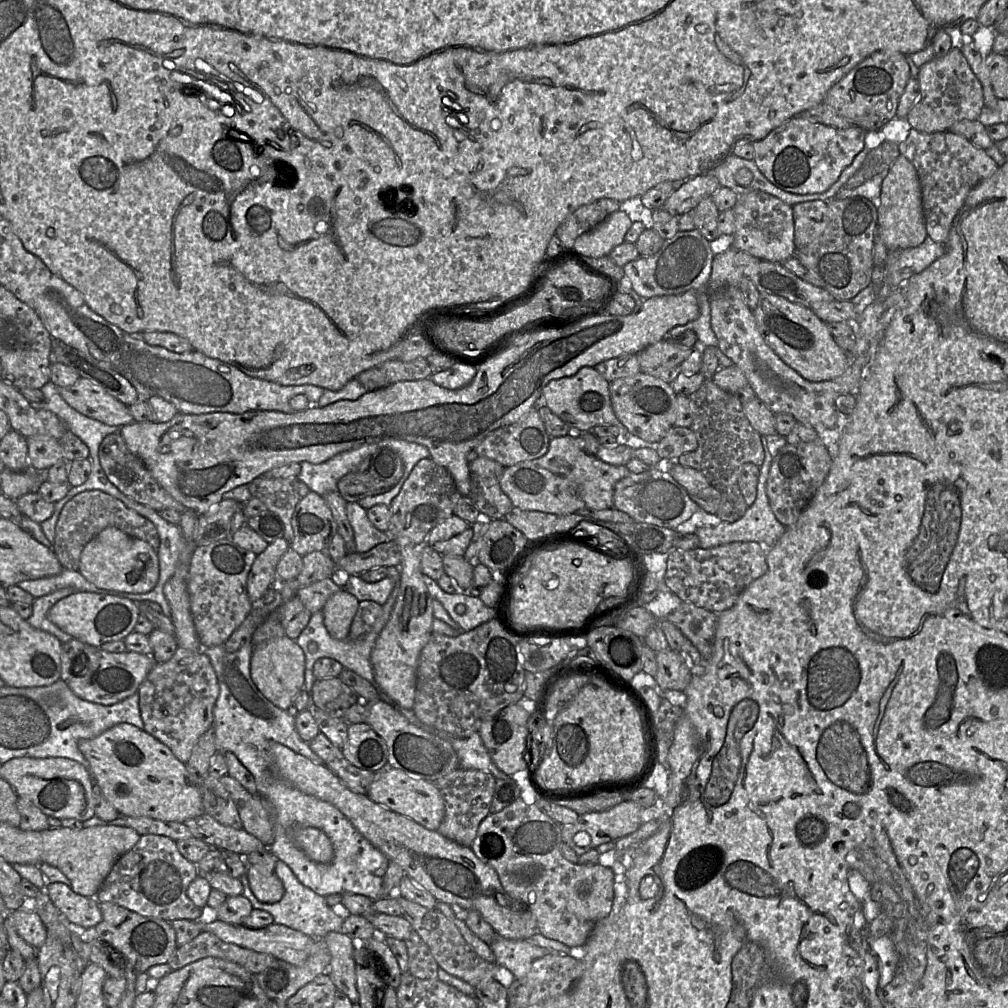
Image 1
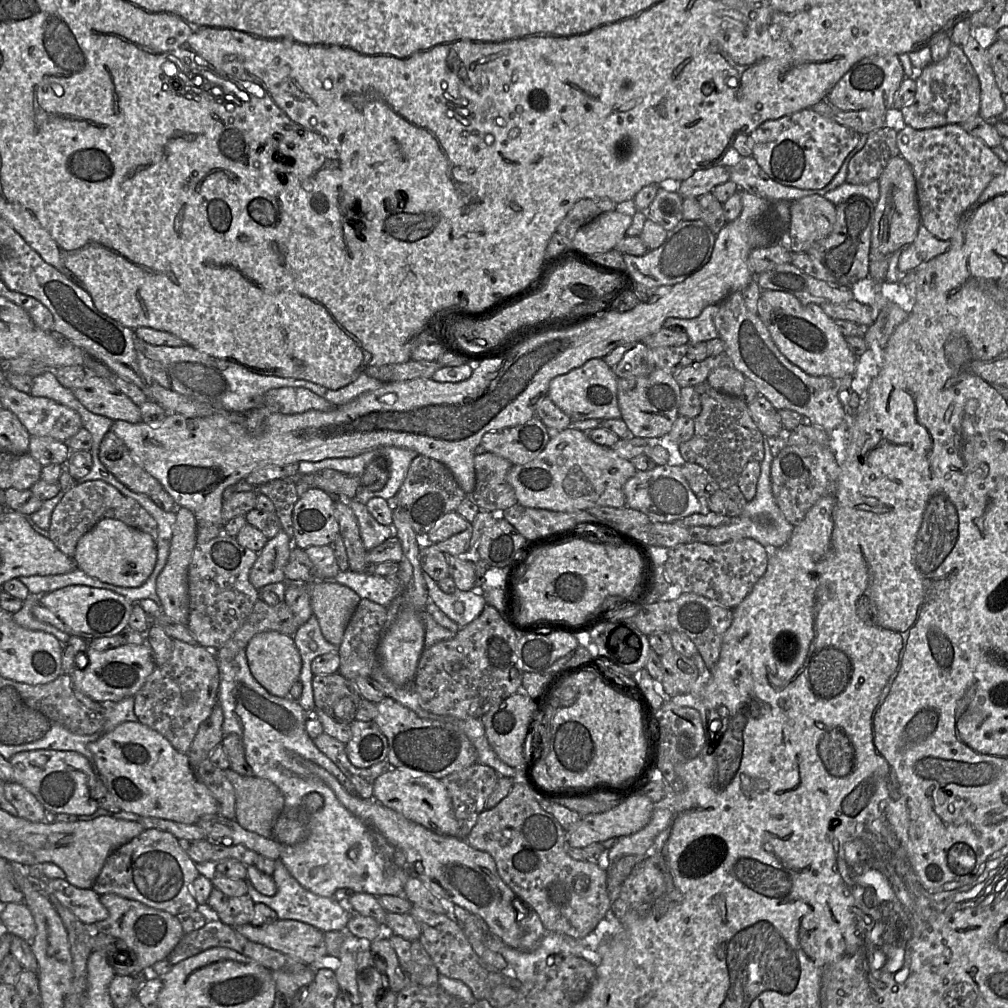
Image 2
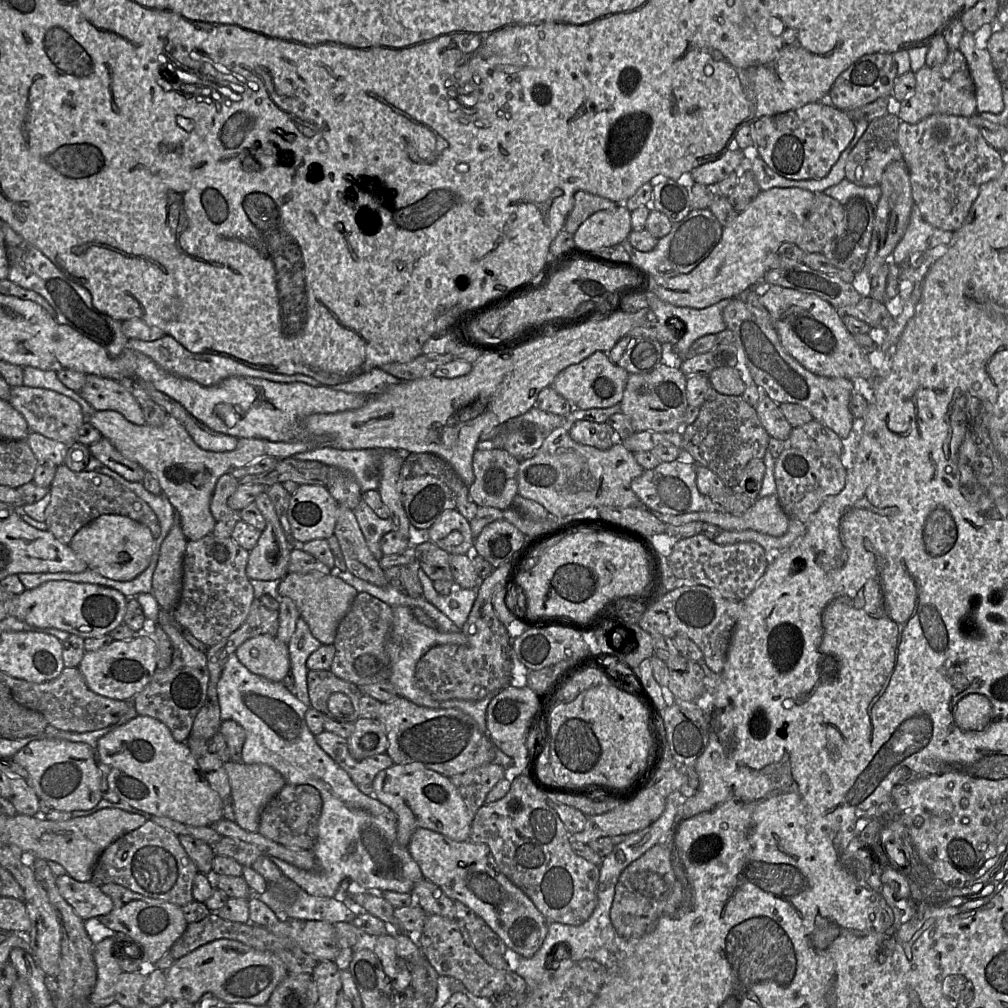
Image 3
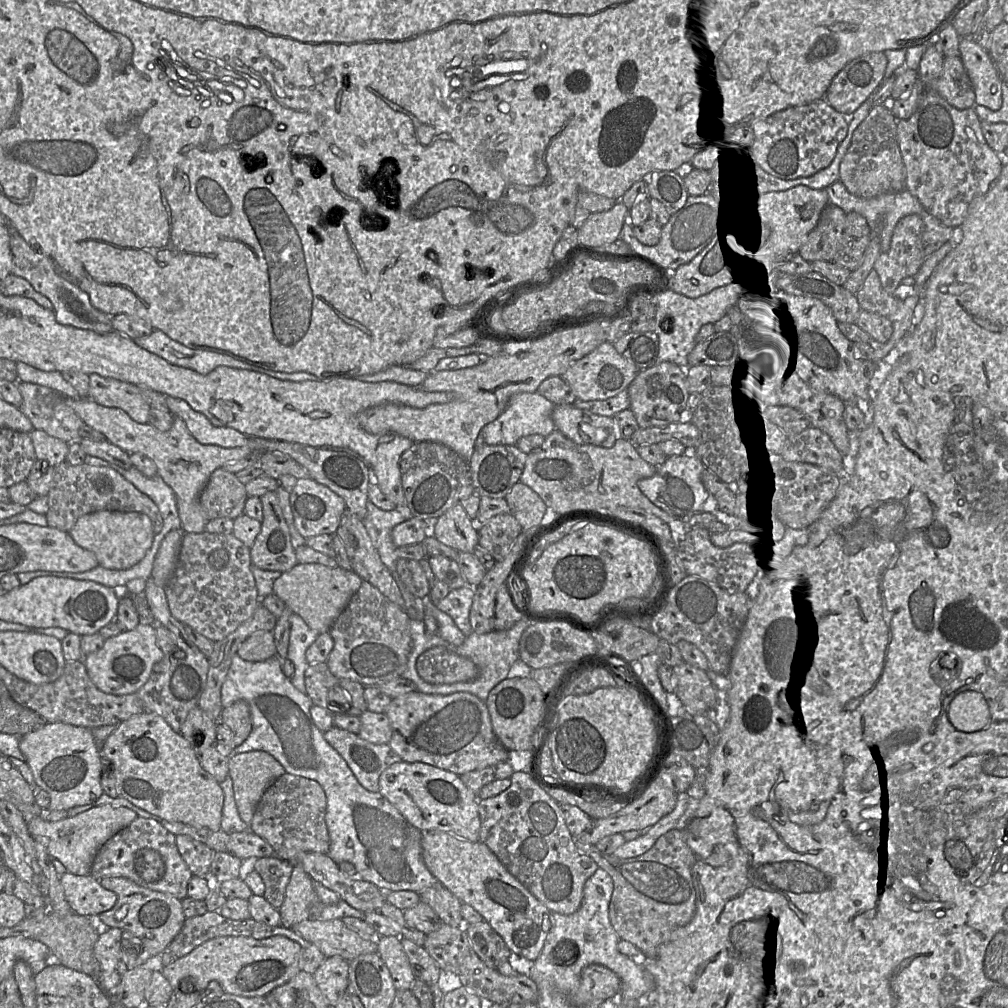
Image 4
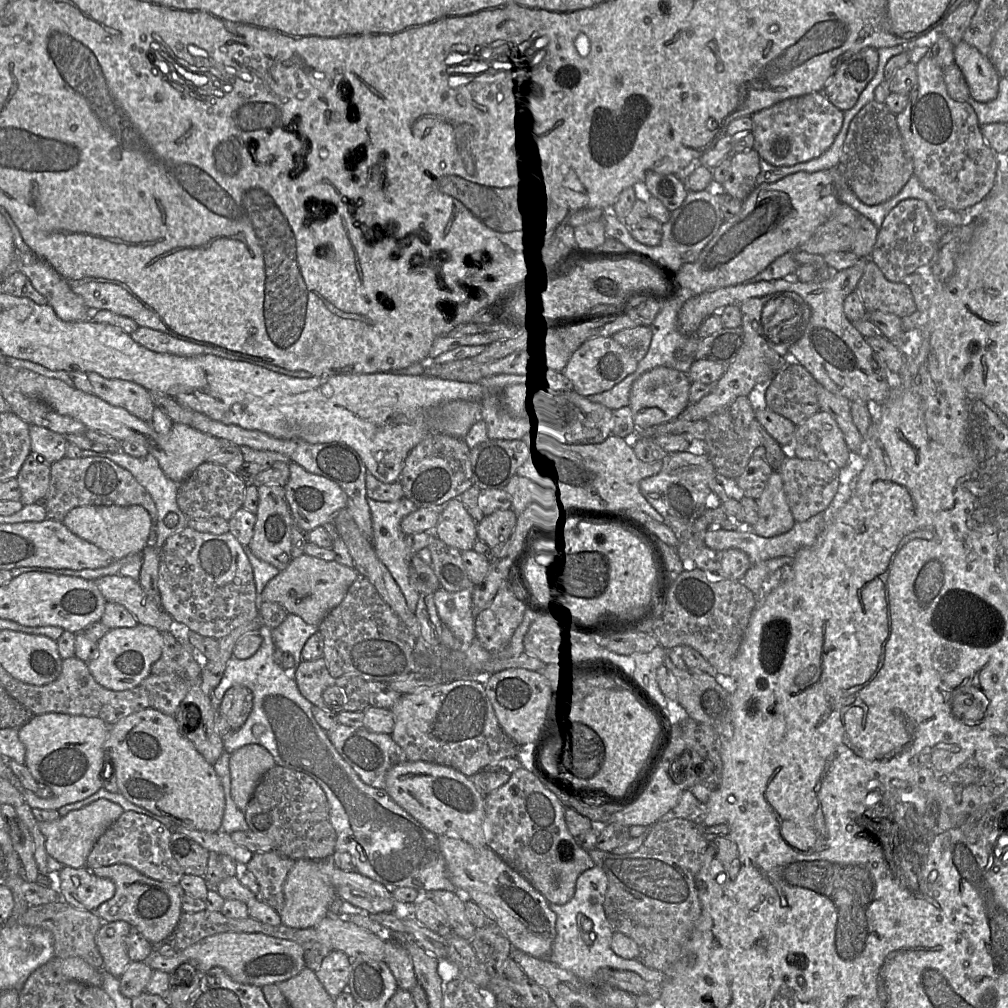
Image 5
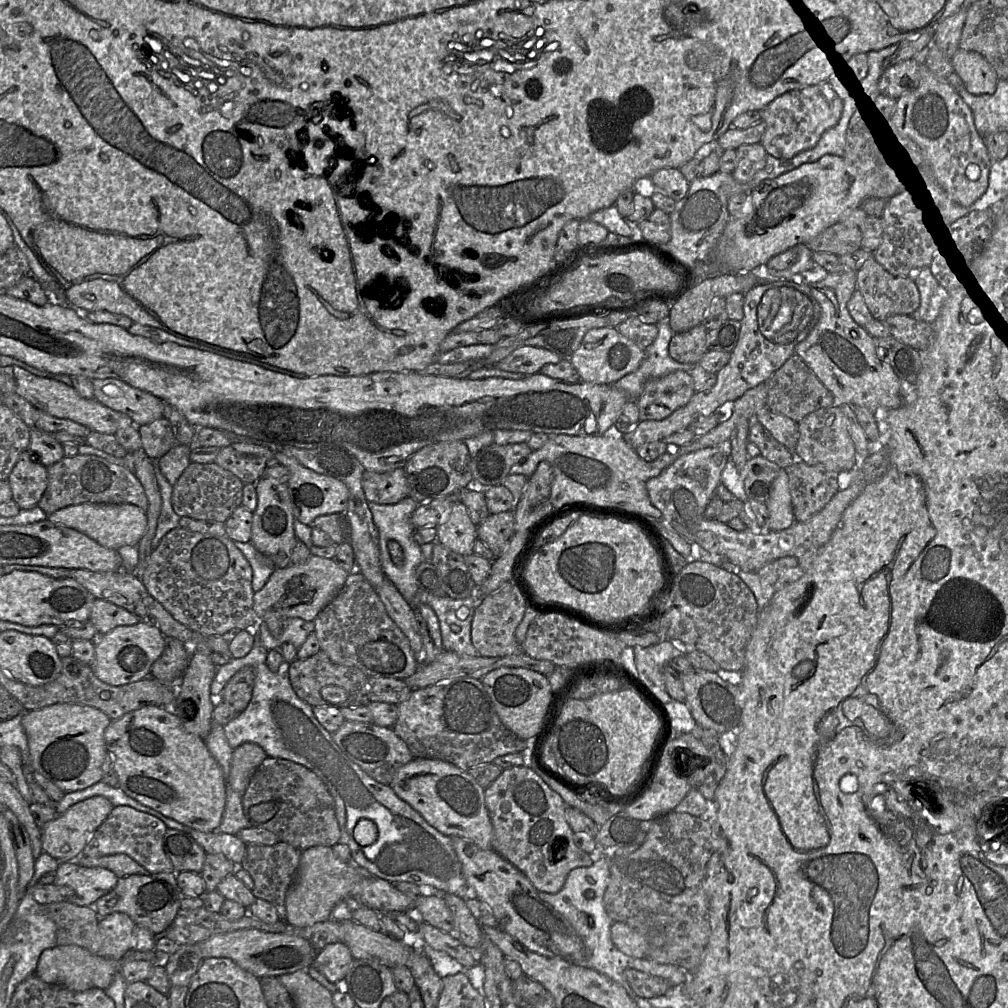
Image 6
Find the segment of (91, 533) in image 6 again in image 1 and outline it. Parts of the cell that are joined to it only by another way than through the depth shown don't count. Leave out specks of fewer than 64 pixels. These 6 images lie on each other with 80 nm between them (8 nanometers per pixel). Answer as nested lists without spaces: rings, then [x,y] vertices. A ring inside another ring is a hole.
[[[107,527],[83,548],[78,571],[100,589],[128,593],[146,593],[159,579],[157,552],[145,541],[131,537],[115,527]]]

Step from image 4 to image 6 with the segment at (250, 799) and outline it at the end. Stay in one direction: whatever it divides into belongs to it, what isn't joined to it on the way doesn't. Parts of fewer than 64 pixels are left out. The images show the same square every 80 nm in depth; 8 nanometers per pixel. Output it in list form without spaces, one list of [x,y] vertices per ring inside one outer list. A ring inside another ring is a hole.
[[[247,742],[234,749],[230,774],[233,790],[243,796],[255,771],[267,757],[256,743]]]

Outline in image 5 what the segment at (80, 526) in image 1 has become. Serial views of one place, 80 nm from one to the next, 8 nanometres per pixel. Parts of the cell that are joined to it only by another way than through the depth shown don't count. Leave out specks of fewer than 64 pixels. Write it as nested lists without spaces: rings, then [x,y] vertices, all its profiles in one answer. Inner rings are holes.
[[[100,456],[67,457],[51,465],[50,484],[44,500],[47,518],[62,522],[66,514],[82,506],[133,506],[143,507],[152,523],[157,522],[157,508],[148,491],[126,469]]]

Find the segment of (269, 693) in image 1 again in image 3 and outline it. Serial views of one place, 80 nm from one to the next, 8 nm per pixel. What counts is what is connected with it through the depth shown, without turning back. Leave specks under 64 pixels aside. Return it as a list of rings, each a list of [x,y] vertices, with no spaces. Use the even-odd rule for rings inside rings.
[[[255,636],[239,646],[235,654],[250,672],[273,682],[282,682],[291,670],[288,644],[276,636]]]

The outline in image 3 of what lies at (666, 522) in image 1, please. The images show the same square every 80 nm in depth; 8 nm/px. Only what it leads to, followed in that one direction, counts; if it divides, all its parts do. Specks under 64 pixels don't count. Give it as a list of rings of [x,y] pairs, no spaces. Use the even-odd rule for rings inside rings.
[[[661,462],[658,466],[644,472],[632,480],[631,488],[645,507],[651,512],[666,515],[681,515],[689,512],[713,510],[709,497],[703,496],[696,485],[696,463]]]

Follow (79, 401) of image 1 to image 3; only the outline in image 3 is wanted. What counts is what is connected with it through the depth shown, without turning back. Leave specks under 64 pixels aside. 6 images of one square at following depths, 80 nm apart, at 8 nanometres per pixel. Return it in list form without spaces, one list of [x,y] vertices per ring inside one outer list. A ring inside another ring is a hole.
[[[91,374],[86,375],[86,383],[79,395],[95,411],[116,411],[131,423],[146,424],[142,407],[119,381]]]

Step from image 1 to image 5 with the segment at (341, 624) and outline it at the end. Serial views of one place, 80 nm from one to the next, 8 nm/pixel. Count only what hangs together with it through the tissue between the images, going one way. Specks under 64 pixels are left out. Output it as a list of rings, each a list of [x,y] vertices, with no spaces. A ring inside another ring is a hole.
[[[303,554],[293,559],[285,570],[280,571],[267,583],[258,596],[258,612],[261,602],[276,602],[286,610],[287,615],[297,615],[305,623],[318,627],[327,614],[342,602],[358,576],[353,567]]]

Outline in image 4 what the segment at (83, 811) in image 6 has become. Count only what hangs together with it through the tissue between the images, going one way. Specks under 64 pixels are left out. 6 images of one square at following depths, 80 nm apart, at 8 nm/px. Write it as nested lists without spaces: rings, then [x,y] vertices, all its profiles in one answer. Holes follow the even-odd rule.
[[[104,804],[56,822],[43,820],[36,815],[27,823],[27,829],[35,842],[41,843],[48,855],[61,862],[67,872],[85,876],[90,874],[100,848],[137,817],[138,815],[128,808]]]

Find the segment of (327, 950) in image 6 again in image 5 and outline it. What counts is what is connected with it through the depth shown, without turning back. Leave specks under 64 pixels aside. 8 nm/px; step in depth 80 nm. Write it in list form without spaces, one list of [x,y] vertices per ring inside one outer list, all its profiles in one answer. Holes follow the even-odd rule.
[[[332,950],[315,971],[317,979],[332,998],[348,989],[351,962],[344,952]]]

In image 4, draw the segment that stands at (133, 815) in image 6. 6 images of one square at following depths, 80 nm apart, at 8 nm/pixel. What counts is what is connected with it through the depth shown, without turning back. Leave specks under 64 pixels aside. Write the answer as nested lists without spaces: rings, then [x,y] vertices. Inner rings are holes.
[[[138,816],[100,848],[90,875],[99,882],[109,877],[126,878],[145,889],[170,894],[183,900],[187,897],[187,885],[193,874],[178,852],[175,838],[157,820]]]

